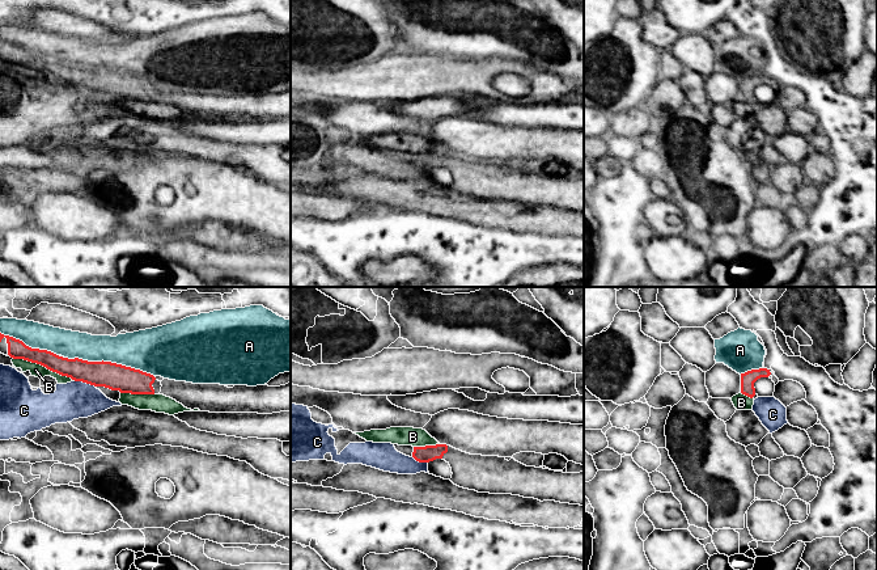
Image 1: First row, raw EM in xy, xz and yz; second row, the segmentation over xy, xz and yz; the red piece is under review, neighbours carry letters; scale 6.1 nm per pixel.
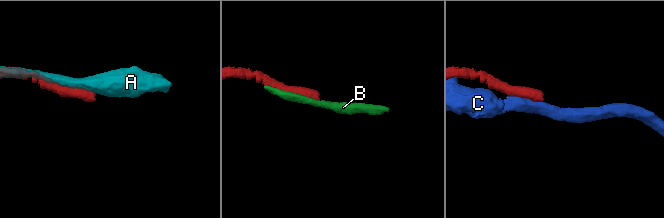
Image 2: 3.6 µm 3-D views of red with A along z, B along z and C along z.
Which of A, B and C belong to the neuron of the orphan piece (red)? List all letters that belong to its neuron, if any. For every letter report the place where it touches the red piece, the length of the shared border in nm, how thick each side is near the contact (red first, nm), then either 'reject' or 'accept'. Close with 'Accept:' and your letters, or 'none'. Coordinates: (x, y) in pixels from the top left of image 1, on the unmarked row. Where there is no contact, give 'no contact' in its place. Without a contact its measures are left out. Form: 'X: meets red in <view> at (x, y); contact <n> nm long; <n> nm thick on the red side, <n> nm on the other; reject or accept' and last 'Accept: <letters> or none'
A: meets red in xy at (109, 68); contact 550 nm long; 160 nm thick on the red side, 260 nm on the other; reject
B: meets red in xy at (45, 72); contact 400 nm long; 140 nm thick on the red side, 80 nm on the other; reject
C: meets red in xy at (85, 88); contact 130 nm long; 160 nm thick on the red side, 220 nm on the other; reject
Accept: none

